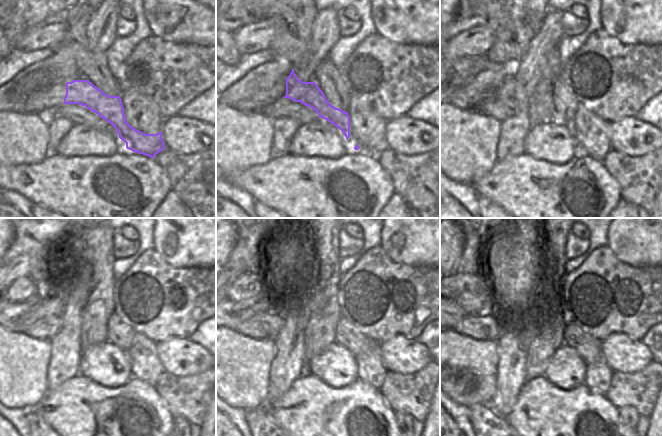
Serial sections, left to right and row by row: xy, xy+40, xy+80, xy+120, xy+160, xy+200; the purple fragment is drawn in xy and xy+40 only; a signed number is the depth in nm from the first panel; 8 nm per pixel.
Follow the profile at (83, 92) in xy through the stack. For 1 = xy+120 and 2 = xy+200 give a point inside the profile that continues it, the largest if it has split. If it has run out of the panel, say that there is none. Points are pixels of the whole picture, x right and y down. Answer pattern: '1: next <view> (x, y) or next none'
1: next xy+120 (17, 316)
2: next xy+200 (460, 313)

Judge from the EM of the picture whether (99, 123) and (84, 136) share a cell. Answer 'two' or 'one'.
two

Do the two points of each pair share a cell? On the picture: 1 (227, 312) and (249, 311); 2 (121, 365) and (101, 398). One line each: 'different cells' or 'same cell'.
1: same cell
2: different cells

